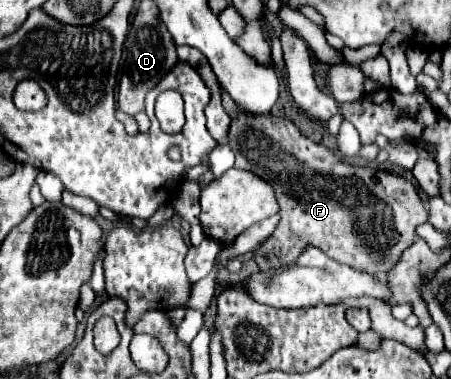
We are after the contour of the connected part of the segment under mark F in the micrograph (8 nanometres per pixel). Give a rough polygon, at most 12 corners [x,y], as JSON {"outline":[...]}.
{"outline":[[223,89],[235,169],[269,181],[261,271],[307,245],[377,277],[427,221],[411,179],[347,165]]}

